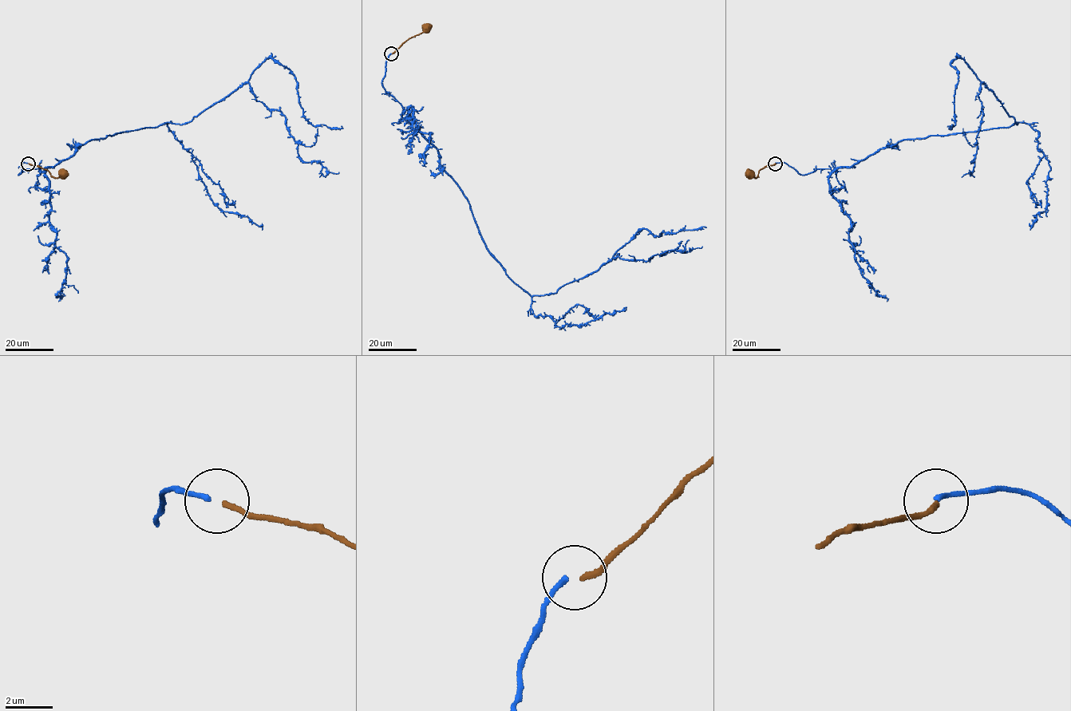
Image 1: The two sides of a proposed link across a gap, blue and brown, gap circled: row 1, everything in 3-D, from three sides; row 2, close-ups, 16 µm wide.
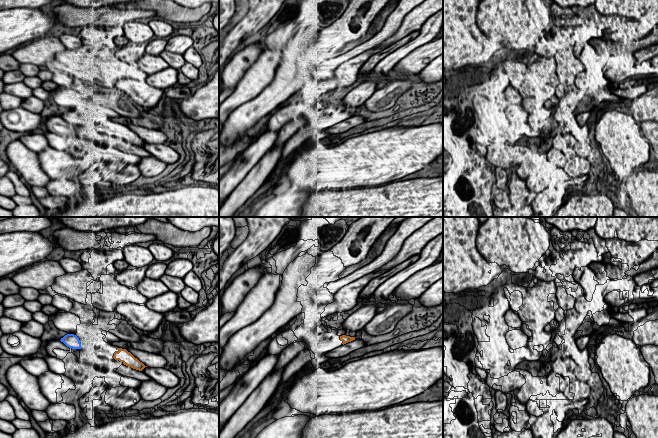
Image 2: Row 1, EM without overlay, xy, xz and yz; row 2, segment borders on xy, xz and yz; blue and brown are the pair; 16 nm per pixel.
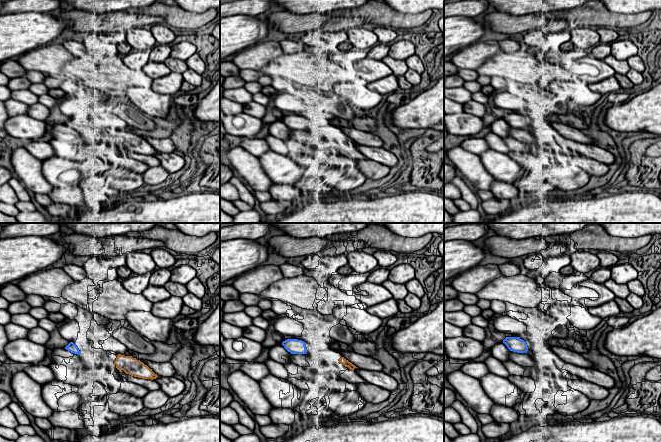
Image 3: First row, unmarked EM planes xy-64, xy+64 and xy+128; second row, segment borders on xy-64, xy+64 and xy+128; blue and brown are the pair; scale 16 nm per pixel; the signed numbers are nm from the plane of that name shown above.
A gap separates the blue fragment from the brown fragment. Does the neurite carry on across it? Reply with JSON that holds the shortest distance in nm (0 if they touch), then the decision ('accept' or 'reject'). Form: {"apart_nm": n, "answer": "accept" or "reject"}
{"apart_nm": 550, "answer": "accept"}

